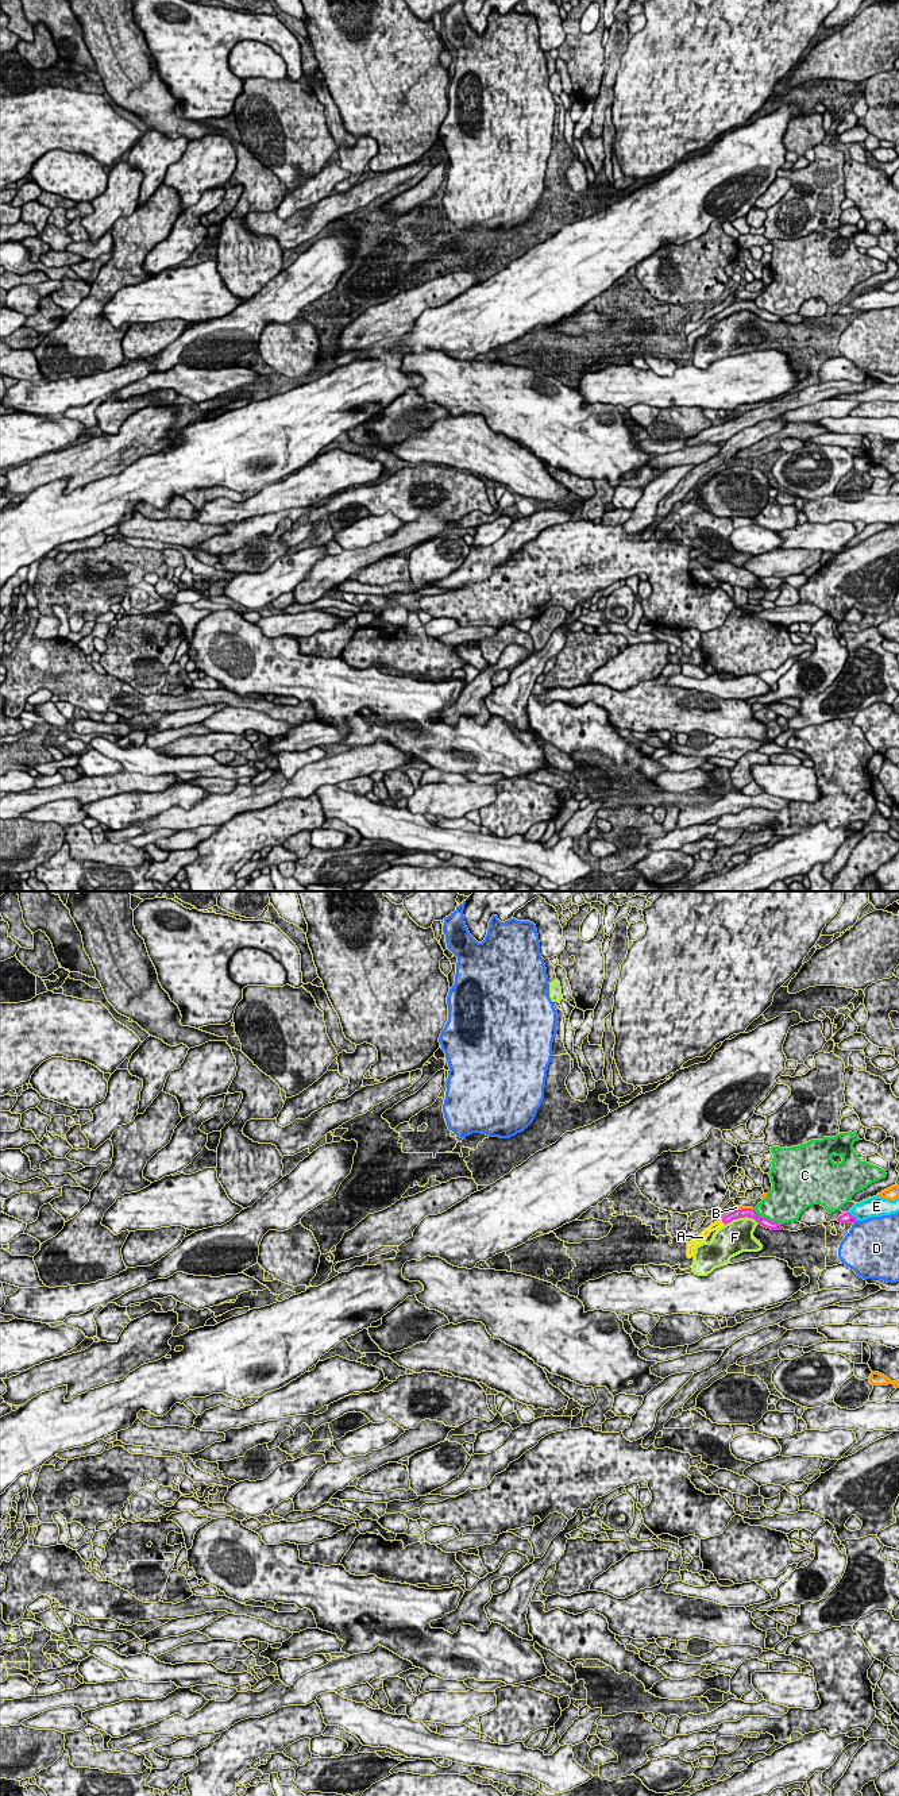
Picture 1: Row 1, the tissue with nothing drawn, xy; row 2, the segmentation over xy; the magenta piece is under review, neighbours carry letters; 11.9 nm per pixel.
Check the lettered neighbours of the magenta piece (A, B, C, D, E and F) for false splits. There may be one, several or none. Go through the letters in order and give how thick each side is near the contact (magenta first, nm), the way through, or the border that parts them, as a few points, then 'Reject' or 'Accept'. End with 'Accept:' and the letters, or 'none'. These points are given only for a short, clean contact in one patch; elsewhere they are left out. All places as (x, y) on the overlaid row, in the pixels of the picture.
A: Thickness 120 nm (magenta) against 90 nm. Path across: xy (736, 1214), (724, 1222), (718, 1224). Accept
B: Thickness 120 nm (magenta) against 60 nm. Boundary: xy (752, 1207), (734, 1209), (730, 1213). Reject
C: Thickness 120 nm (magenta) against 440 nm. Reject
D: Thickness 130 nm (magenta) against 440 nm. Reject
E: Thickness 130 nm (magenta) against 220 nm. Reject
F: Thickness 120 nm (magenta) against 380 nm. Reject
Accept: A

